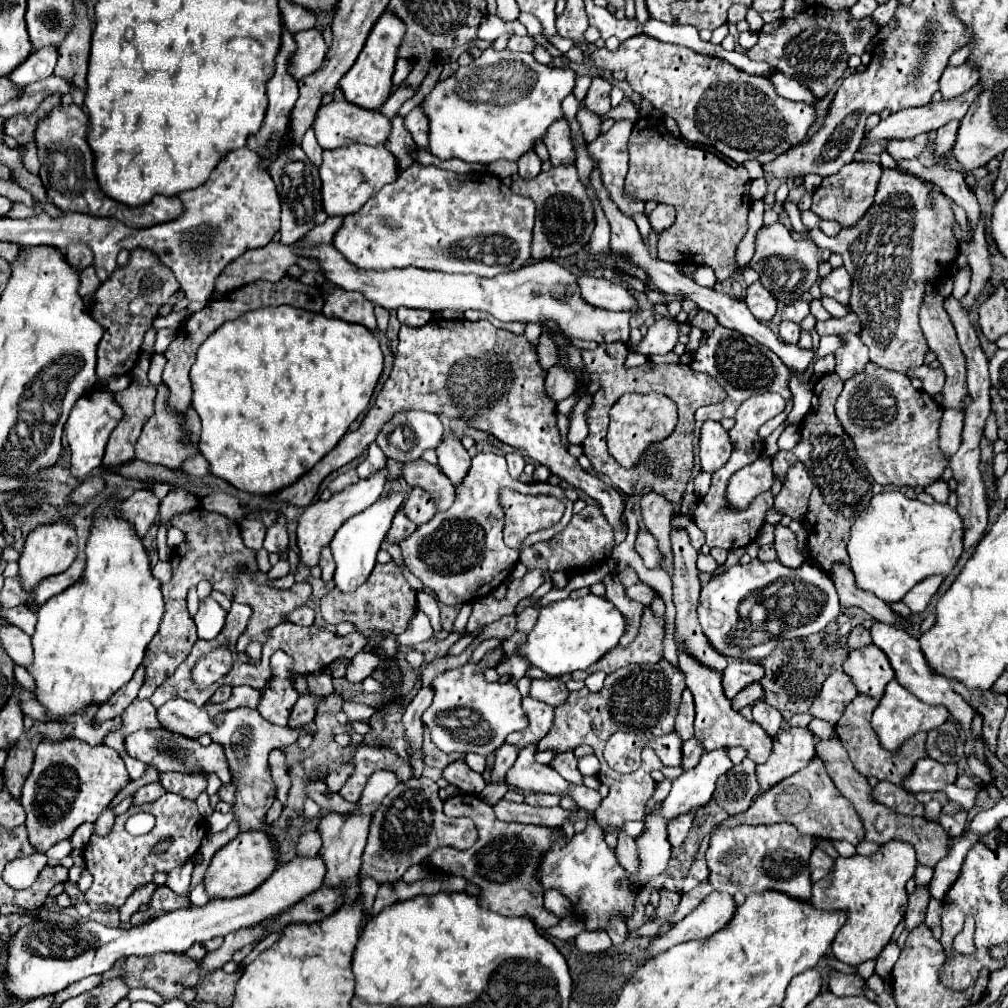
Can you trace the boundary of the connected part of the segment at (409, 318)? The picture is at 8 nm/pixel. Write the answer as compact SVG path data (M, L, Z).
M397 308L397 318L405 326L425 326L433 320L433 312L413 310L413 308Z

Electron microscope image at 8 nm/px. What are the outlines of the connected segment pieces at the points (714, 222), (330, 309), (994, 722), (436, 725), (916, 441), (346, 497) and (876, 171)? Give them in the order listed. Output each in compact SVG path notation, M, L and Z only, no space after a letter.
M645 116L633 126L629 138L629 172L625 176L625 192L640 201L671 204L677 212L673 226L657 238L659 260L681 264L681 254L689 262L711 266L717 280L727 280L735 270L735 248L747 232L749 174L743 166L729 166L715 154L689 146L675 138L663 118Z
M335 288L325 299L322 313L328 318L339 318L349 324L361 324L367 330L375 330L375 314L373 304L365 300L359 292L345 292L341 288Z
M951 682L953 690L983 718L983 740L989 746L991 752L995 752L997 746L997 734L999 734L999 724L1005 716L1007 710L1007 696L1005 694L993 694L989 692L967 692L963 684Z
M465 664L455 670L445 670L437 678L433 678L431 688L433 688L433 702L423 712L423 724L429 728L433 744L443 752L459 752L459 754L475 752L487 756L489 744L499 744L499 728L523 728L523 724L527 726L527 716L521 708L519 690L511 682L507 684L485 682L483 674L477 676L477 672L473 672L473 664Z
M869 362L861 374L855 374L853 378L845 380L843 392L835 402L835 414L843 424L845 432L849 432L865 468L869 470L873 480L881 486L893 484L897 488L901 486L925 488L933 484L947 468L947 458L939 448L939 426L943 408L927 392L915 390L911 386L911 380L901 372L891 372L887 368Z
M383 468L381 472L375 472L369 480L359 480L357 484L345 488L343 492L333 494L327 502L319 500L319 502L307 506L305 512L303 512L301 518L299 518L299 524L297 524L299 566L307 566L307 568L317 566L317 562L319 562L319 554L321 554L321 548L327 546L327 544L331 542L331 538L335 536L335 532L341 528L341 524L343 524L349 516L355 516L357 512L363 512L367 506L371 506L371 504L383 494L383 484L385 484L387 478L389 478L389 474L387 474L387 470Z
M849 162L845 164L845 168L841 168L837 174L823 178L821 186L813 192L813 204L811 210L825 220L835 220L841 224L841 228L849 228L855 226L865 212L871 208L877 186L879 186L879 178L881 178L881 166L873 164L873 162Z

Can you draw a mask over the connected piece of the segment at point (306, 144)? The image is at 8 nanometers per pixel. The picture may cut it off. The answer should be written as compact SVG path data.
M309 128L307 132L305 132L305 136L303 136L303 142L301 142L301 148L303 148L303 152L307 154L307 158L315 164L315 166L321 166L321 160L323 160L323 148L319 146L319 142L315 140L315 134L313 134L313 130Z

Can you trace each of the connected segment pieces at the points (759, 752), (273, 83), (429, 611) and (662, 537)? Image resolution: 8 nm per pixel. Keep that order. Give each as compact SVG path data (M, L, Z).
M679 652L679 668L685 674L687 688L693 692L695 714L697 714L695 716L695 738L701 742L705 752L723 748L723 746L729 746L729 748L743 746L747 750L747 756L753 762L763 764L769 758L773 740L771 740L771 736L765 736L765 732L761 732L761 728L757 728L757 724L747 722L739 712L733 712L731 700L725 698L723 688L721 688L721 674L697 664L697 660L687 656L687 652Z
M283 26L281 32L281 48L275 56L275 74L267 82L267 96L269 96L269 108L265 114L263 128L259 134L249 138L249 148L255 152L263 154L263 148L269 140L271 134L285 136L287 134L287 124L289 124L289 112L293 104L297 102L299 88L297 88L297 78L289 74L289 62L295 52L295 40L293 34Z
M424 590L417 593L417 607L429 617L437 640L443 640L448 636L440 626L440 609L435 597Z
M649 492L647 496L643 496L641 500L641 514L643 514L643 522L647 526L647 530L655 536L657 540L657 548L661 552L661 568L673 576L673 554L671 554L671 518L673 518L673 504L657 494L657 492Z

